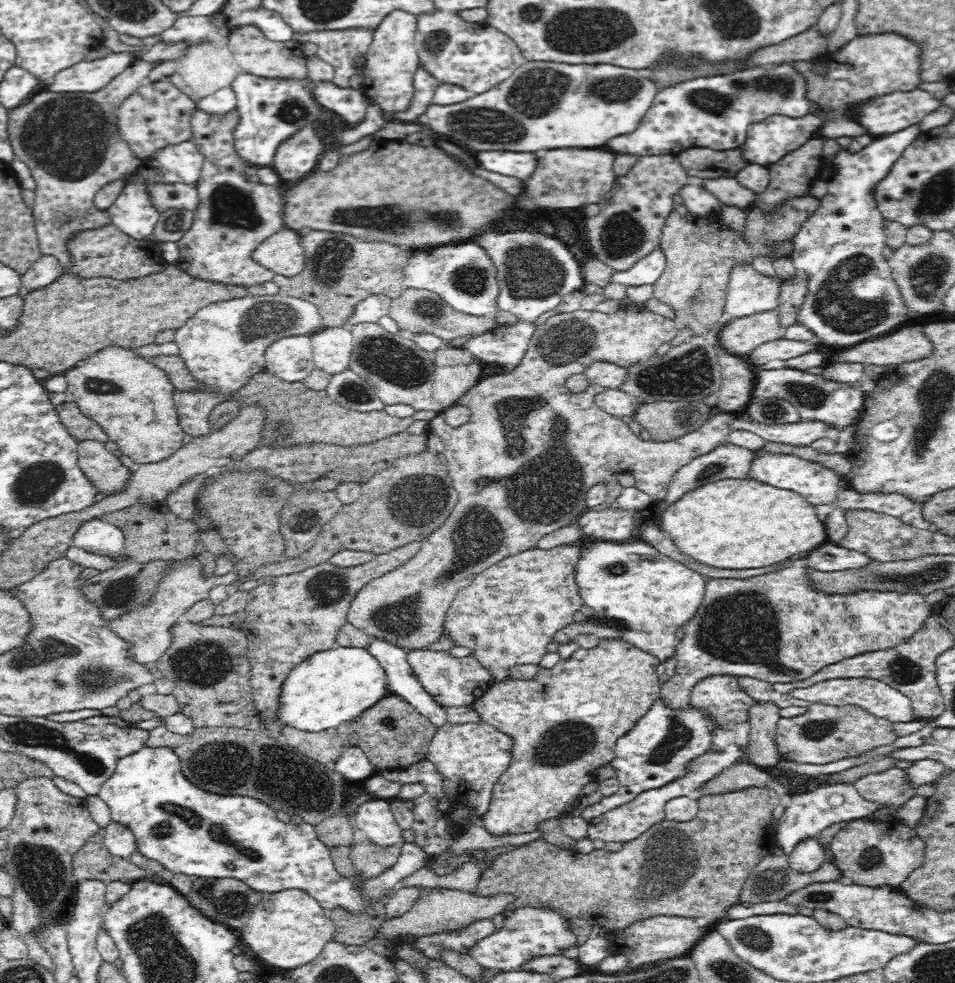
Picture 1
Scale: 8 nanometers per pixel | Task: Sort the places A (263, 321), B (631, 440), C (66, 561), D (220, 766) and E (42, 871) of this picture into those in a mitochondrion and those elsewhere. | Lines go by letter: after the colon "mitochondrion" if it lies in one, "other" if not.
A: mitochondrion
B: other
C: other
D: mitochondrion
E: mitochondrion

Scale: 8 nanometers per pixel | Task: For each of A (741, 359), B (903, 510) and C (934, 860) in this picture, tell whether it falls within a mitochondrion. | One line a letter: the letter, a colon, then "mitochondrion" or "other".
A: other
B: other
C: other

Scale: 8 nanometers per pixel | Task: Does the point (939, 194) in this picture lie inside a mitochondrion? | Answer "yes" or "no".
yes

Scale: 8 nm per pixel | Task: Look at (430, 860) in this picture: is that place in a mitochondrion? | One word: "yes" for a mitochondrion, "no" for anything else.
no

